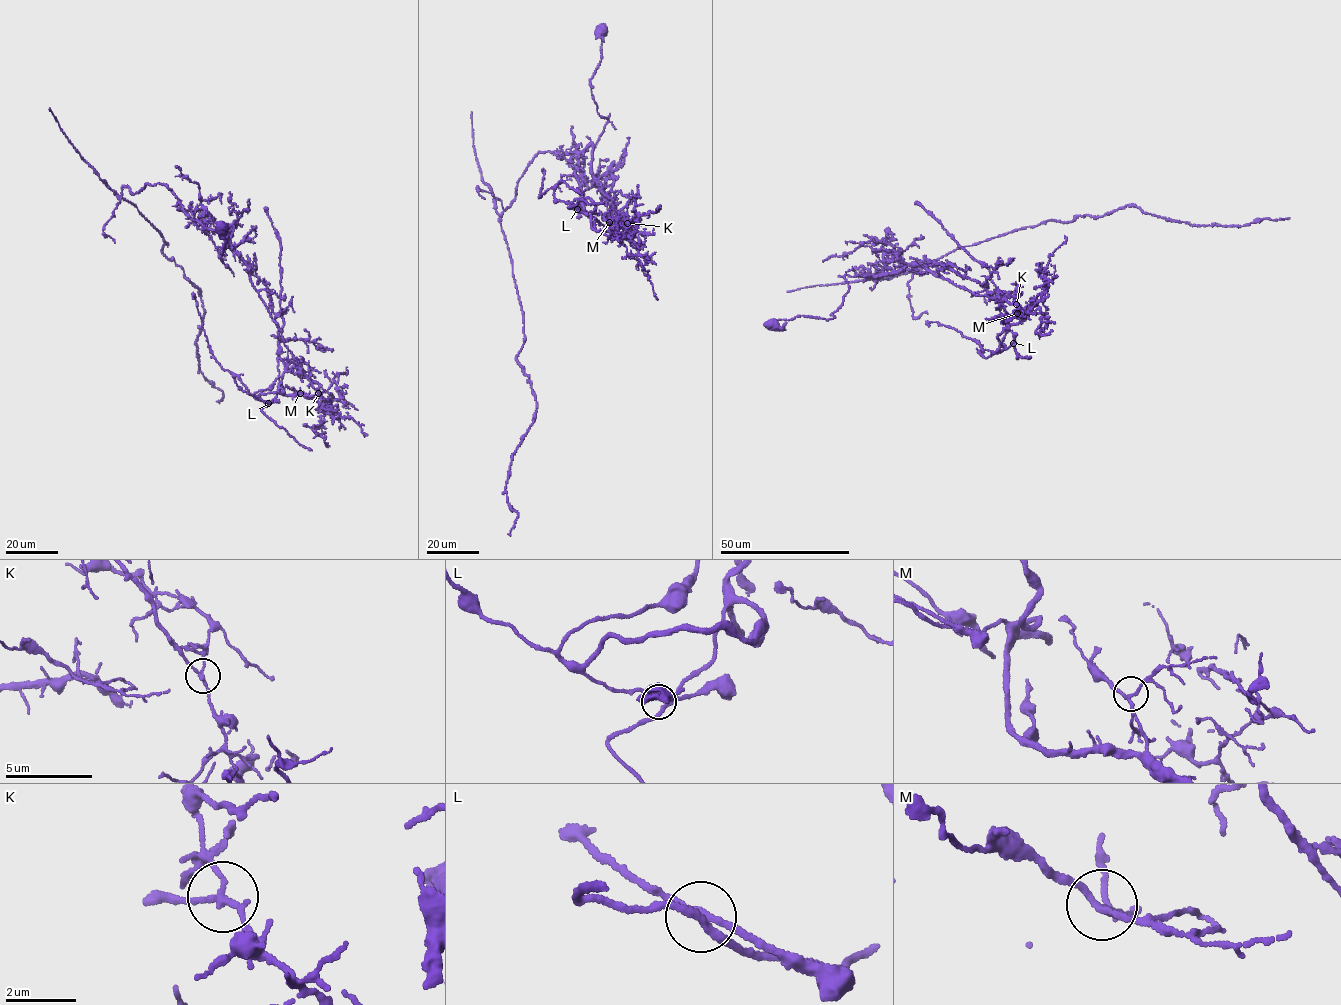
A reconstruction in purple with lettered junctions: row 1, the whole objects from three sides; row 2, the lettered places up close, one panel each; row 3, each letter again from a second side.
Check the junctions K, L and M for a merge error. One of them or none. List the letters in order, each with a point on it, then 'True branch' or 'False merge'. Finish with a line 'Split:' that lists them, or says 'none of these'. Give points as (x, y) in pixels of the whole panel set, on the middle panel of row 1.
K: Place: (627, 223). False merge
L: Place: (577, 209). True branch
M: Place: (609, 222). True branch
Split: K

